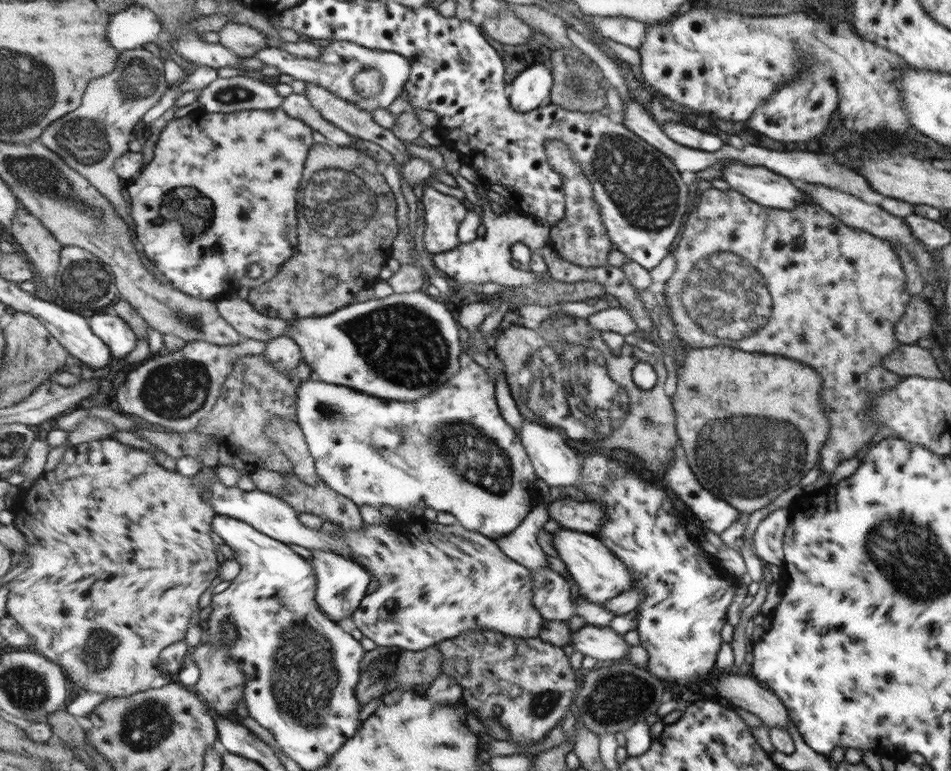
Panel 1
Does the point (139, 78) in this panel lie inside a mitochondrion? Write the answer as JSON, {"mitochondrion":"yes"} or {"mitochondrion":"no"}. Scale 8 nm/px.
{"mitochondrion":"yes"}

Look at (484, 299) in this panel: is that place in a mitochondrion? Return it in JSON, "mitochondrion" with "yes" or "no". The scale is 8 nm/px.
{"mitochondrion":"no"}

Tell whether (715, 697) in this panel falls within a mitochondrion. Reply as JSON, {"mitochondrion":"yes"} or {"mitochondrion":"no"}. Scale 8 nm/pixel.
{"mitochondrion":"no"}

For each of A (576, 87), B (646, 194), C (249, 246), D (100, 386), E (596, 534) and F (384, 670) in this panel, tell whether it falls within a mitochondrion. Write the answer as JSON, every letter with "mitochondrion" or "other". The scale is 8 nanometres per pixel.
{"A":"mitochondrion","B":"mitochondrion","C":"other","D":"other","E":"other","F":"mitochondrion"}

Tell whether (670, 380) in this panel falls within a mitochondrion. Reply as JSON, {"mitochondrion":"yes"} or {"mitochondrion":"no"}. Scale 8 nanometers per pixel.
{"mitochondrion":"no"}

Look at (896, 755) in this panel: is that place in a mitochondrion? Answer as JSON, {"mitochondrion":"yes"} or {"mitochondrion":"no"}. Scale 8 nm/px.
{"mitochondrion":"no"}

